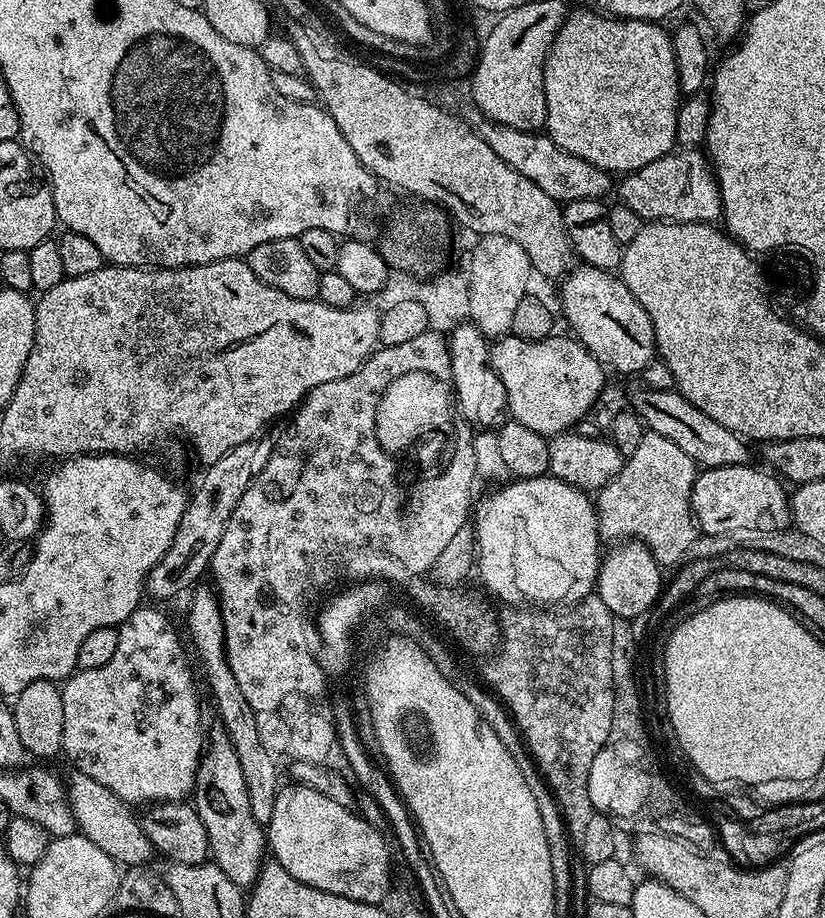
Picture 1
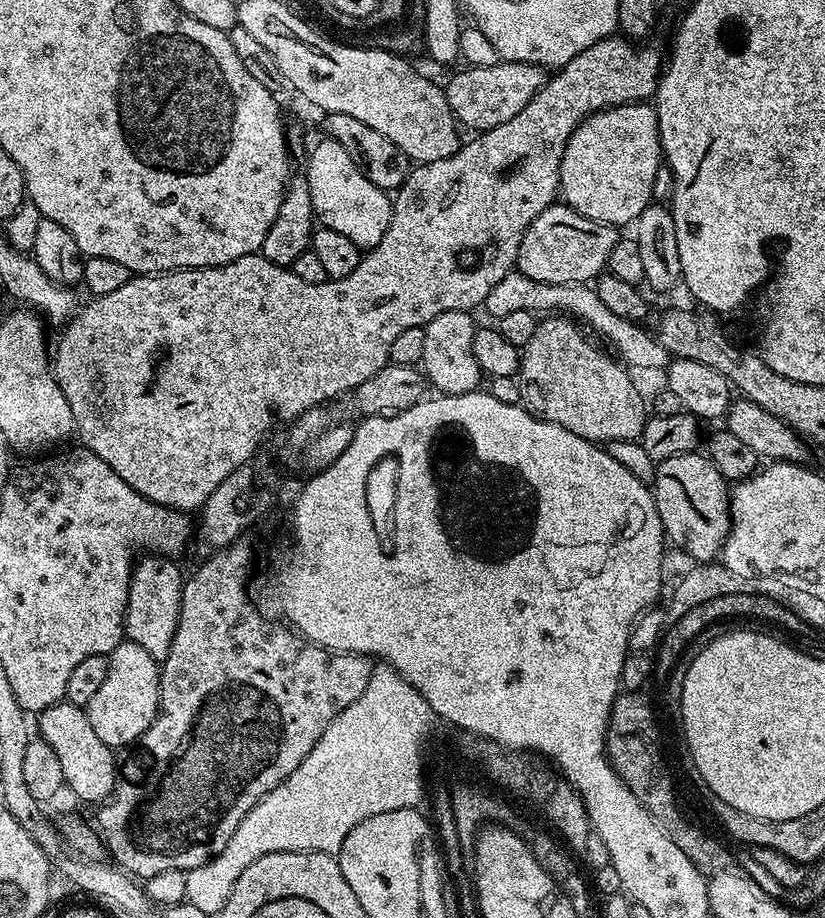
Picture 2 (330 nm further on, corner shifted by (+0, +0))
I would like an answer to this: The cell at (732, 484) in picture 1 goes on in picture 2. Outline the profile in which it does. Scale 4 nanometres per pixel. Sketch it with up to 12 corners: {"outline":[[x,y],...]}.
{"outline":[[699,451],[655,465],[665,537],[721,555],[730,484]]}

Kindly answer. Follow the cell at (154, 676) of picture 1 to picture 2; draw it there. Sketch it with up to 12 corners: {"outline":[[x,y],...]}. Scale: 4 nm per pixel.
{"outline":[[133,640],[108,656],[86,711],[109,748],[160,711],[160,664]]}

